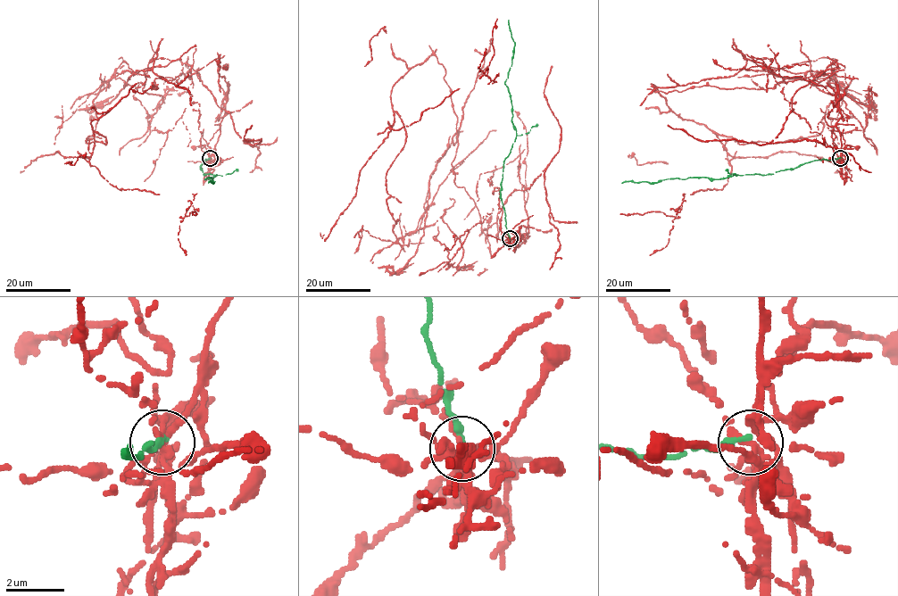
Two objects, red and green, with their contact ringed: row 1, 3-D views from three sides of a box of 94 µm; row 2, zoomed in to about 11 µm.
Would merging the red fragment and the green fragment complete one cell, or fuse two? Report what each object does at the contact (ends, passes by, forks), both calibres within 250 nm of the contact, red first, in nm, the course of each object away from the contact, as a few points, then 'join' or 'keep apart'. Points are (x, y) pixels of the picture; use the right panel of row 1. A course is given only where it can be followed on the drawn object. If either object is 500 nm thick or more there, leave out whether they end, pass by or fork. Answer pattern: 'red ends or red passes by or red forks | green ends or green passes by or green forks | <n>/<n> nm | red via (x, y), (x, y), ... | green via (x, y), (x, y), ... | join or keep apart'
red forks | green ends | 200/240 nm | red via (840, 159), (836, 98), (755, 57), (805, 78), (655, 89), (775, 143), (833, 78), (863, 128), (800, 40) | green via (840, 158), (814, 160), (773, 174), (621, 183) | keep apart

